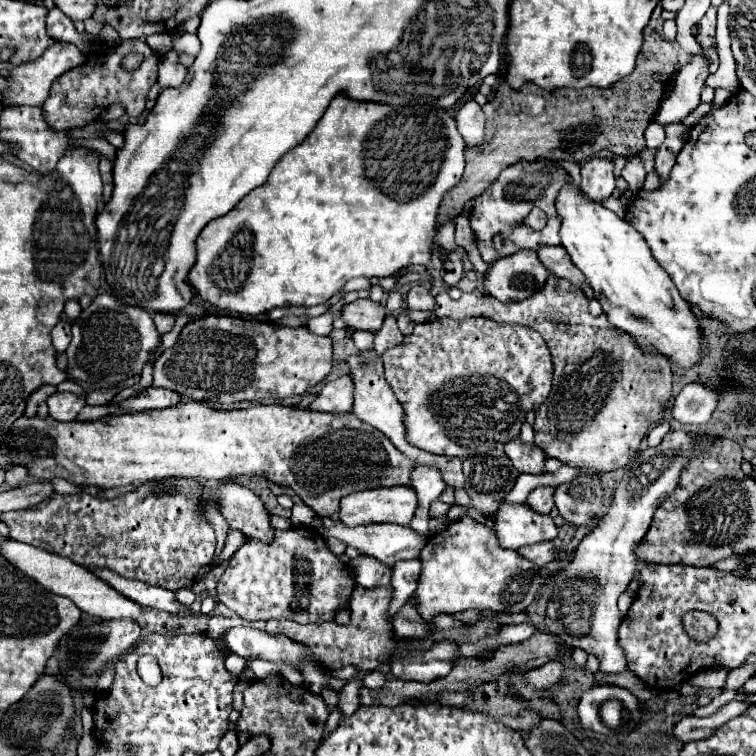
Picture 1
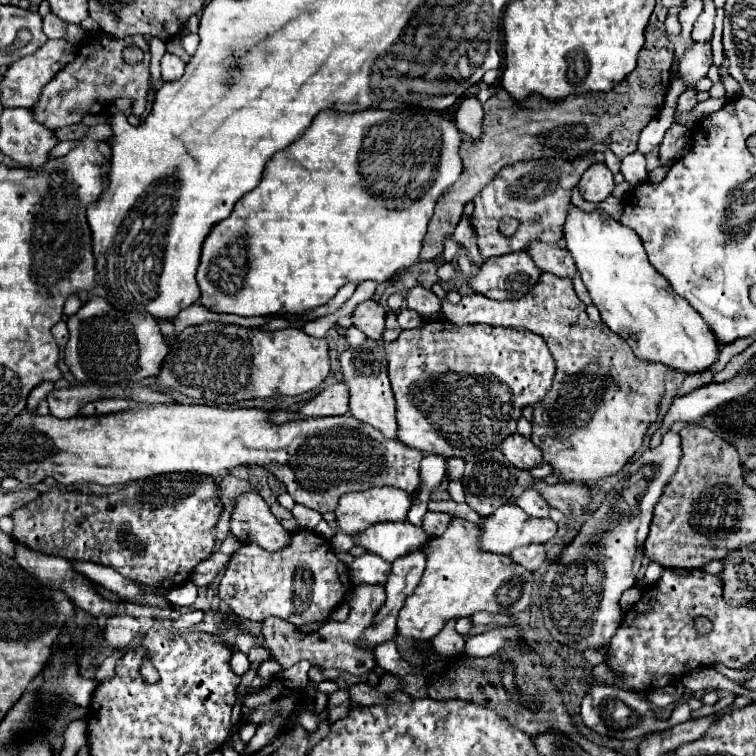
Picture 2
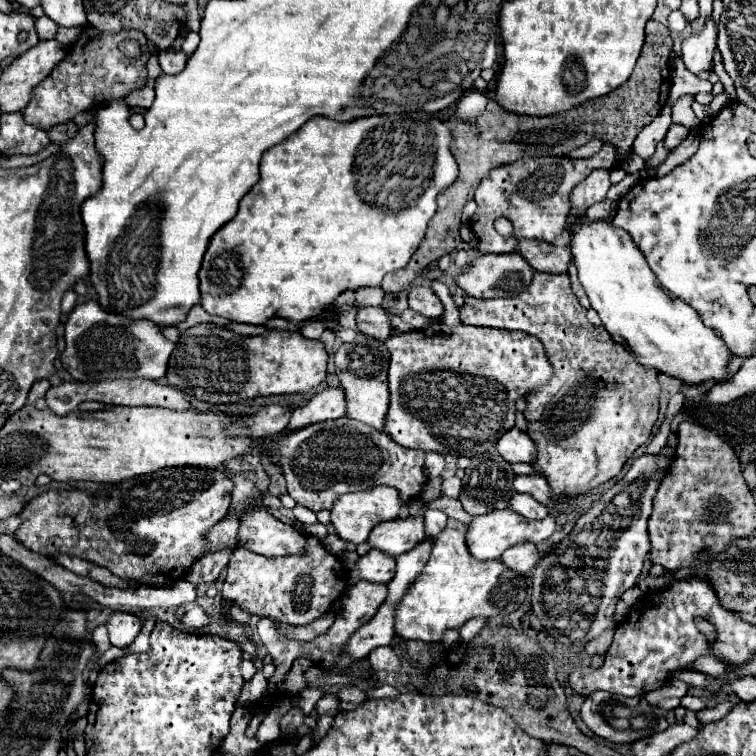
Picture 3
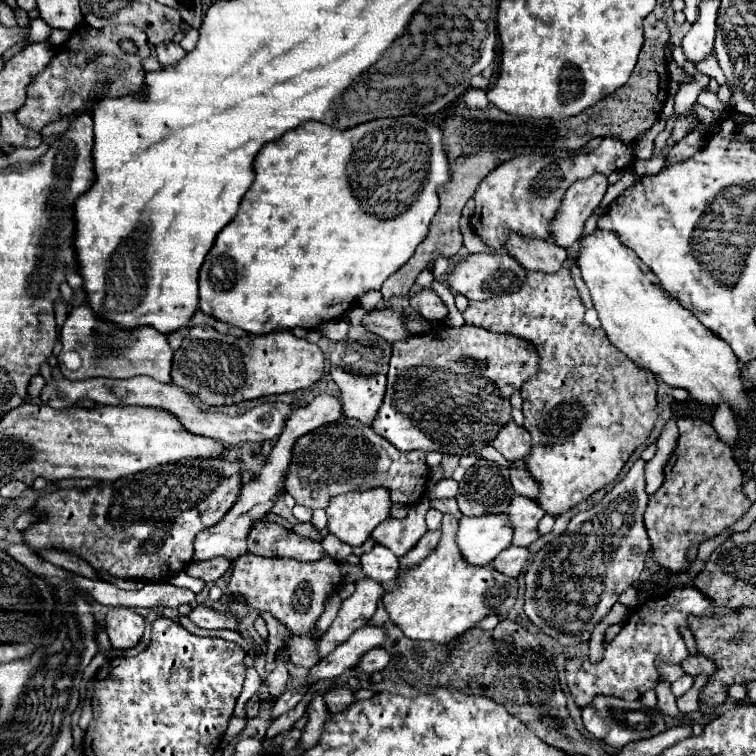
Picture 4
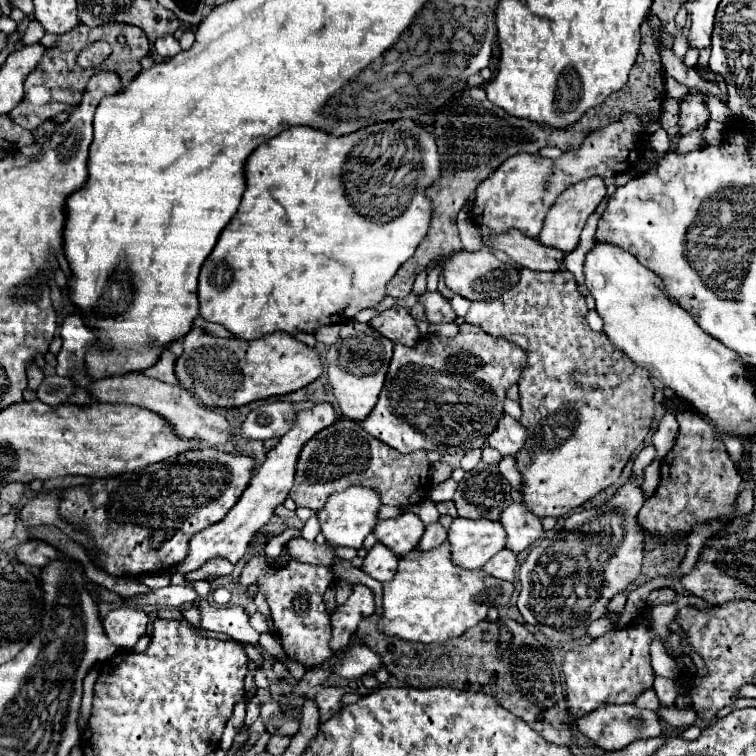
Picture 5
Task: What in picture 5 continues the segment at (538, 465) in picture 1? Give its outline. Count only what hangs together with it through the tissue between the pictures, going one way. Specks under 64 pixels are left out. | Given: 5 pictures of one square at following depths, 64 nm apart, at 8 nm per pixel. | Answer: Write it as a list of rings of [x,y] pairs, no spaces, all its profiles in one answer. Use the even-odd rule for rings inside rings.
[[[504,414],[500,418],[498,428],[488,436],[488,446],[496,448],[502,456],[516,456],[516,452],[524,448],[526,438],[528,438],[526,428],[512,416]]]

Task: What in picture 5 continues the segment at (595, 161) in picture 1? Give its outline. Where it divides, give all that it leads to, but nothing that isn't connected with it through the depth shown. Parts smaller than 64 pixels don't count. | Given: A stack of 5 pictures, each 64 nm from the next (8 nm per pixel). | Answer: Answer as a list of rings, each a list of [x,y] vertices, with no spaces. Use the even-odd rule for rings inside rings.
[[[592,176],[584,182],[578,182],[574,184],[572,188],[564,190],[562,196],[556,200],[556,204],[550,208],[546,220],[544,220],[544,228],[538,236],[538,240],[546,246],[554,246],[562,252],[570,252],[578,246],[578,238],[580,238],[580,232],[584,228],[584,222],[588,220],[588,216],[596,210],[596,206],[602,202],[602,198],[606,196],[606,184],[600,176]]]

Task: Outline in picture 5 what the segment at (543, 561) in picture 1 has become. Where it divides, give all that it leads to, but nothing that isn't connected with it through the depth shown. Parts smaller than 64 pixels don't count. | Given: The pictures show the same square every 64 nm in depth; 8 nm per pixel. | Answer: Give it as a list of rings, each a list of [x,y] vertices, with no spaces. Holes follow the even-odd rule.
[[[504,548],[496,556],[492,556],[492,560],[488,560],[488,564],[484,564],[484,572],[488,572],[494,578],[512,582],[516,576],[516,566],[518,566],[518,554],[508,552],[508,548]]]

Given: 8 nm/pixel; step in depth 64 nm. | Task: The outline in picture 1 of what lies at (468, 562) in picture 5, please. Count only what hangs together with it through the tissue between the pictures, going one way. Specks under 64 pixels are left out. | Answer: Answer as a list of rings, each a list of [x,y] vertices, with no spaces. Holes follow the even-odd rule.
[[[504,504],[496,516],[496,534],[504,548],[522,548],[528,544],[554,540],[556,538],[556,524],[552,516],[540,516],[538,512],[532,512],[526,508],[526,504]]]

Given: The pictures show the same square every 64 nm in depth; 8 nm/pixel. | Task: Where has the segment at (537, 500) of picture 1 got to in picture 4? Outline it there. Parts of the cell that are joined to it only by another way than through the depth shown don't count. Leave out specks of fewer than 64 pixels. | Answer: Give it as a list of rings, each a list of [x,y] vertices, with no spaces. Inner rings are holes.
[[[514,496],[508,506],[508,516],[510,516],[510,522],[514,524],[512,544],[530,546],[534,540],[538,540],[536,526],[544,514],[546,512],[536,504],[536,500],[526,496]]]

